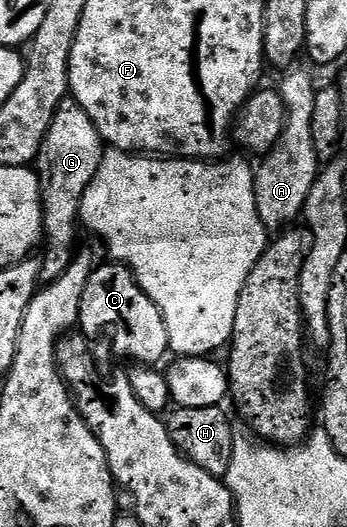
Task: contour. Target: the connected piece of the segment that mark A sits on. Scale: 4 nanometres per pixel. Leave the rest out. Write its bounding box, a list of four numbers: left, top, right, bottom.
[255,70,321,231]

